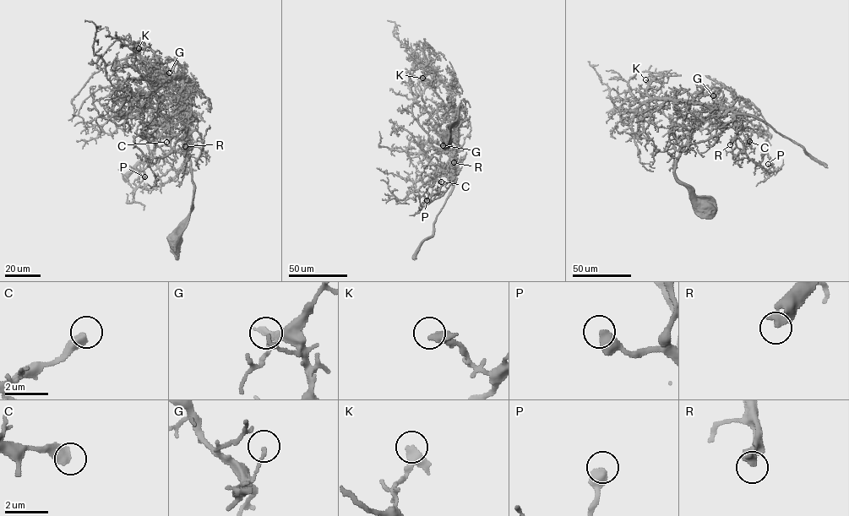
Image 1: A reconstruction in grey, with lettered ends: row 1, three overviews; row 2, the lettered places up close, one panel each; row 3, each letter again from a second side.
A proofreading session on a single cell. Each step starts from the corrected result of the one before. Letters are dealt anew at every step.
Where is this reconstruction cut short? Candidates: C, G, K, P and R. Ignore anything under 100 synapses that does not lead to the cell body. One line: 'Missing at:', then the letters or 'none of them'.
Missing at: R

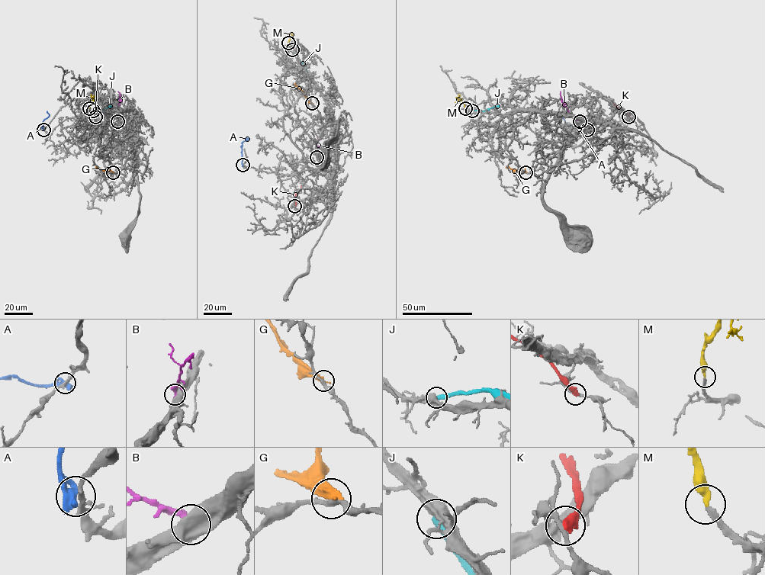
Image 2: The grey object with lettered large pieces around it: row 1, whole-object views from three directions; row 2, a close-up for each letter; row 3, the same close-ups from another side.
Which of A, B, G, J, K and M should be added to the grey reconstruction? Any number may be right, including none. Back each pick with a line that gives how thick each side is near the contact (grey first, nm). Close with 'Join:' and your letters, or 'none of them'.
M: 240/320 nm
Join: M

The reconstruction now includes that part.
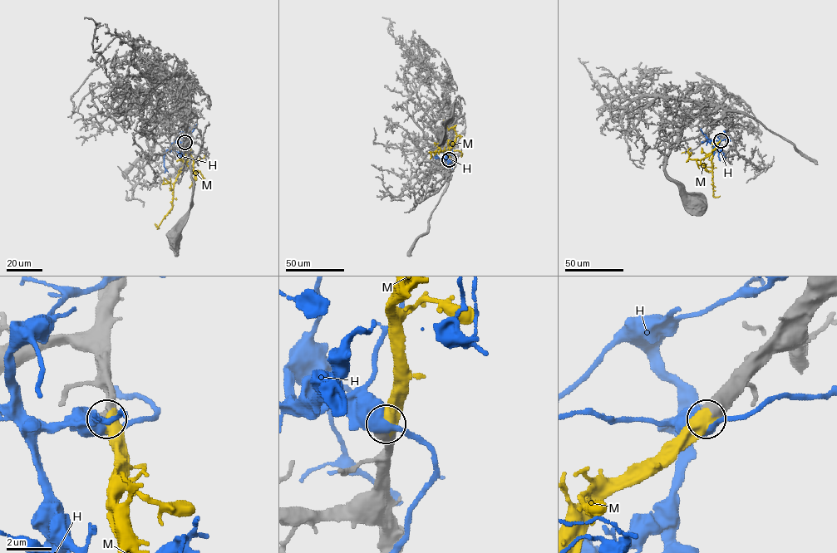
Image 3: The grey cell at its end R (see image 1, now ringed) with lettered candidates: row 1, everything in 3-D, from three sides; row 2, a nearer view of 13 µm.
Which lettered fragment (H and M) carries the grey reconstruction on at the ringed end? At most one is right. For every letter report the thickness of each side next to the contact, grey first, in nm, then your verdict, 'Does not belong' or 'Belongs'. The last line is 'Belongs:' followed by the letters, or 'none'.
H: Thickness 550 nm (grey) against 550 nm. Does not belong
M: Thickness 700 nm (grey) against 700 nm. Belongs
Belongs: M

